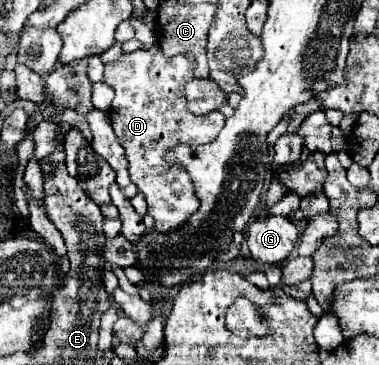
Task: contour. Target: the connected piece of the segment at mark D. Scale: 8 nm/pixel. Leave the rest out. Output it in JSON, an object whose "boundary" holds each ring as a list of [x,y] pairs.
{"boundary":[[[158,47],[148,51],[138,49],[104,67],[106,85],[116,93],[108,117],[116,137],[126,149],[130,177],[144,193],[148,213],[154,217],[158,233],[182,227],[200,207],[192,181],[182,181],[182,169],[178,165],[170,165],[164,155],[180,143],[210,143],[224,127],[224,115],[218,111],[214,115],[194,115],[188,111],[184,87],[194,77],[194,69],[196,59],[192,55],[176,55],[168,59]]]}

